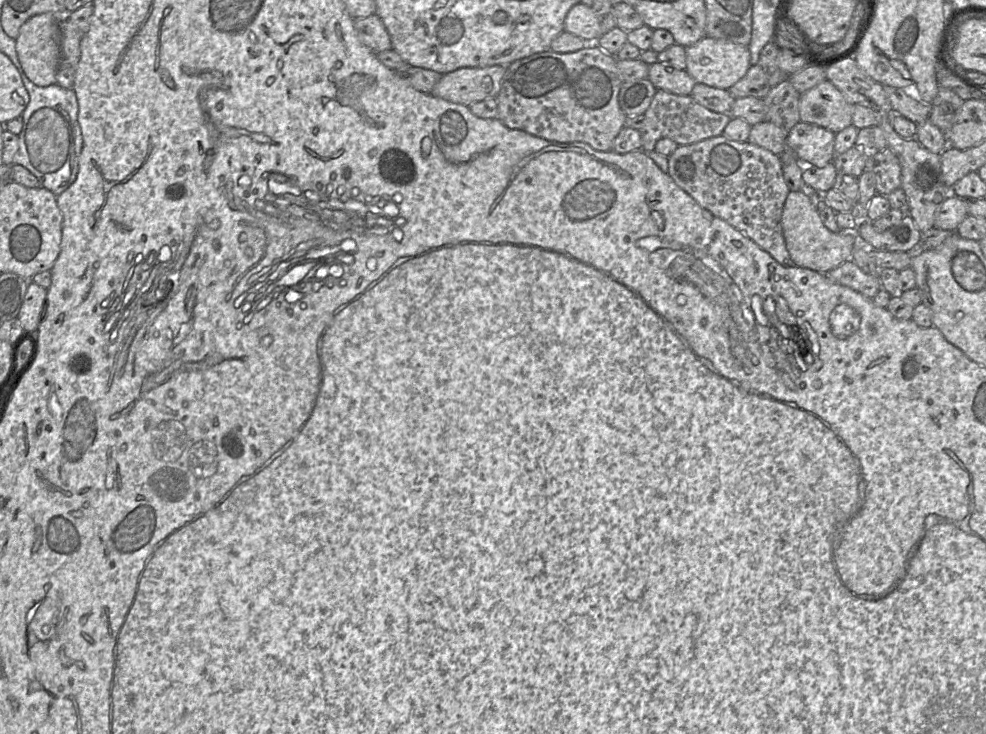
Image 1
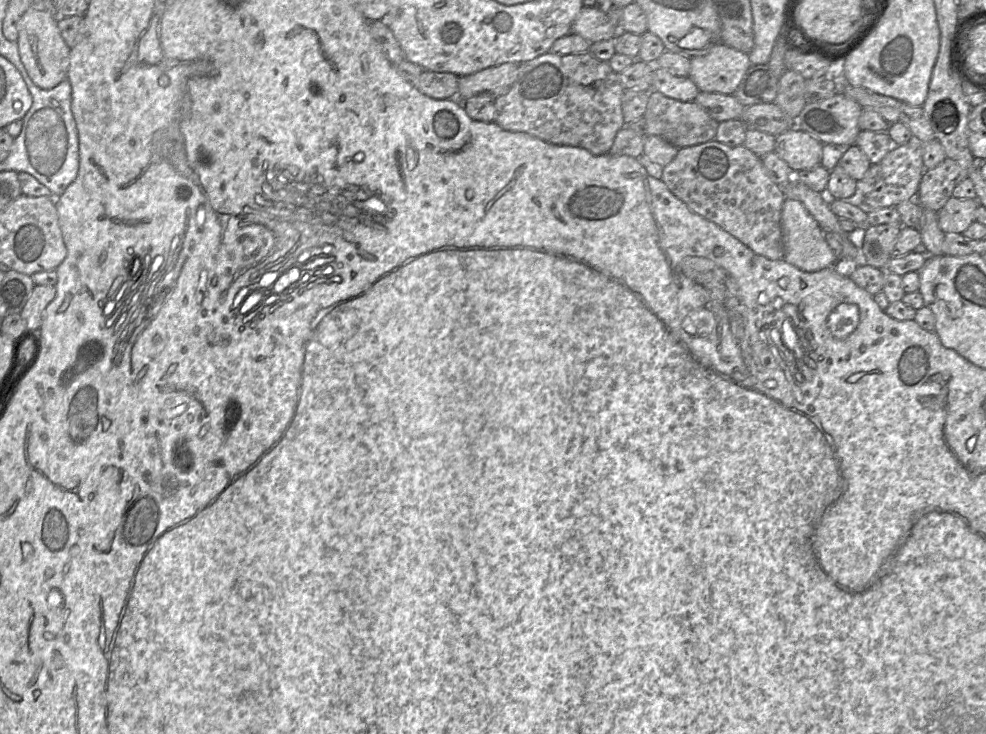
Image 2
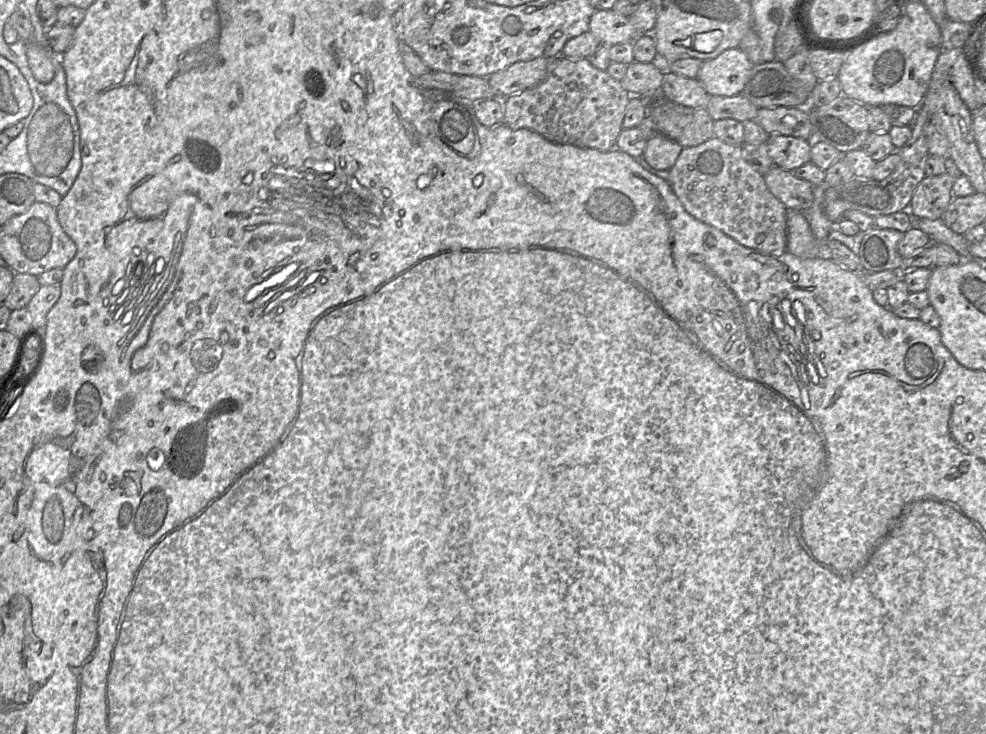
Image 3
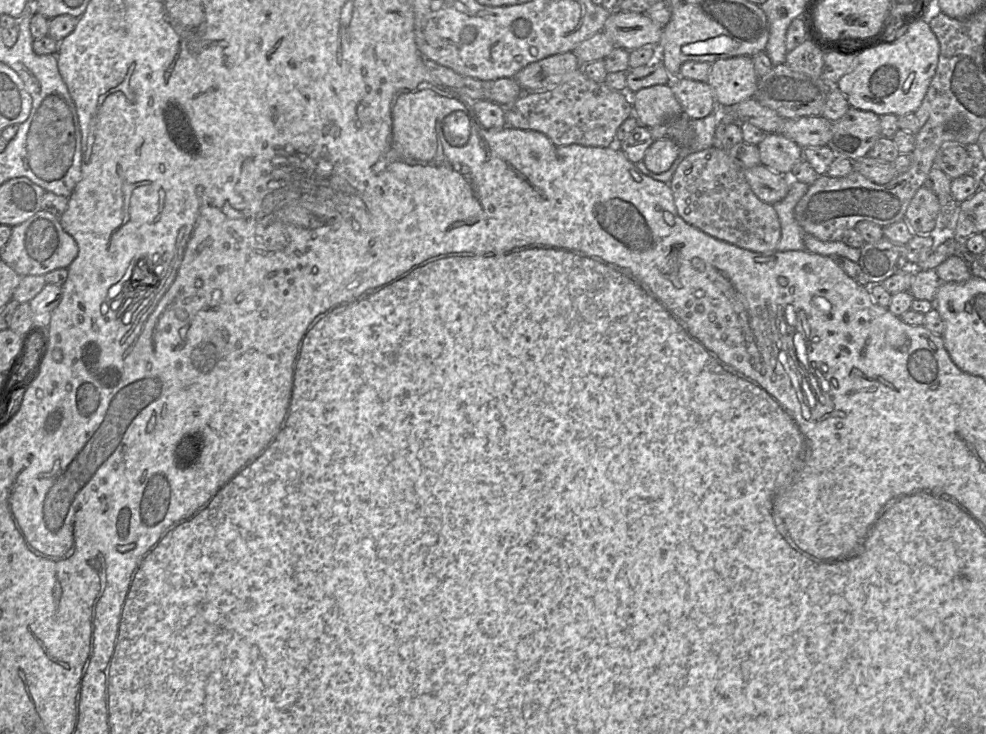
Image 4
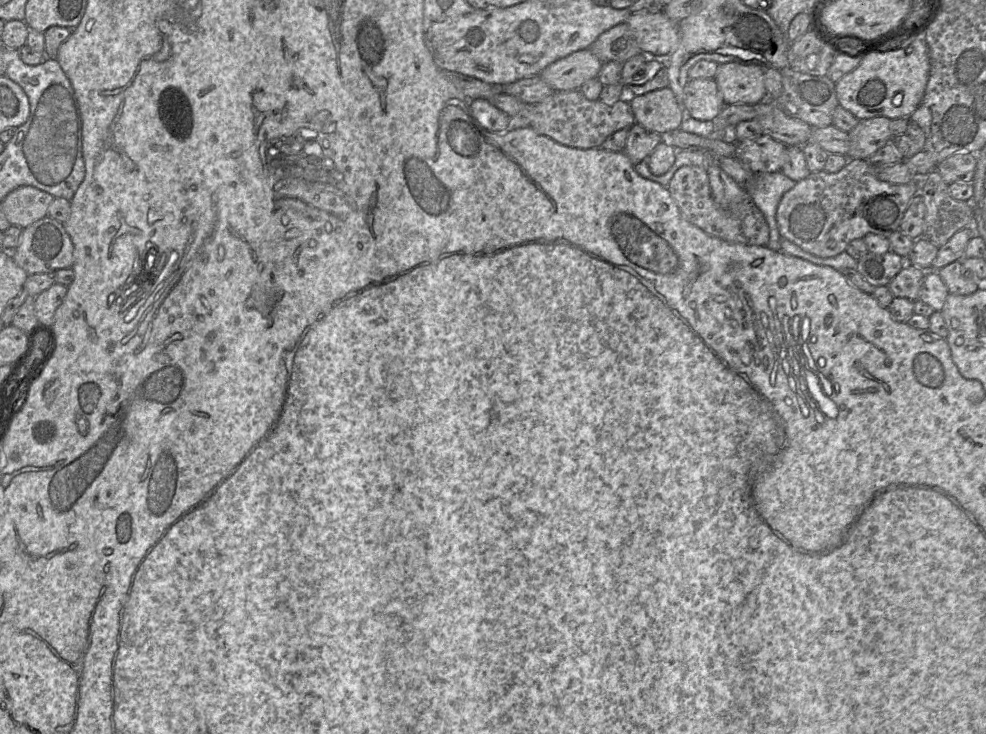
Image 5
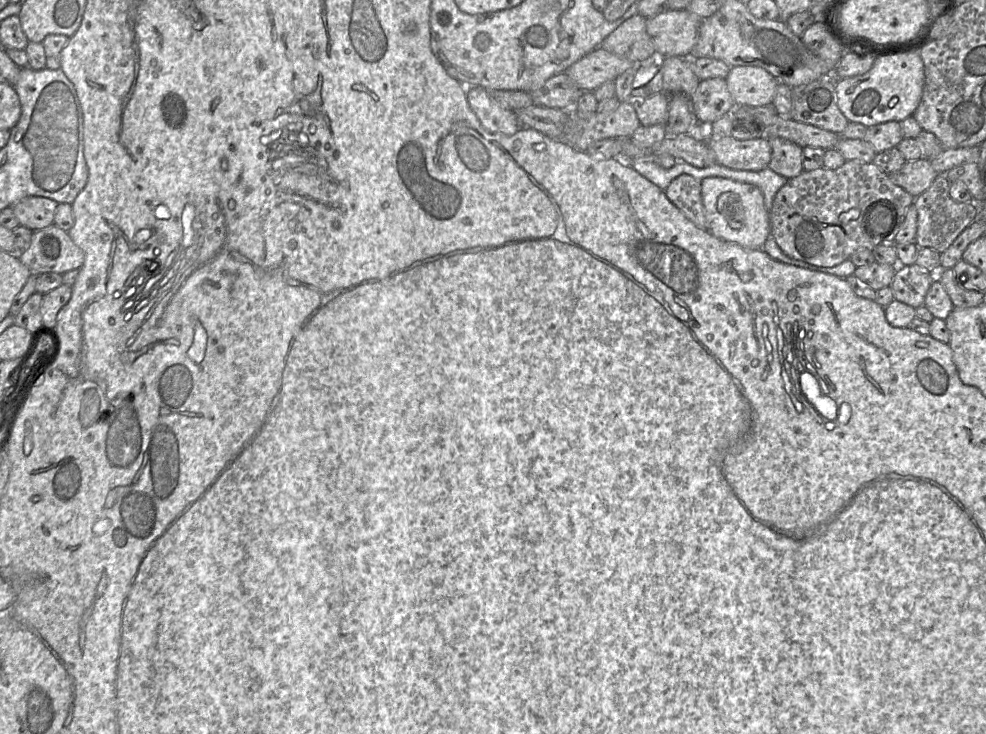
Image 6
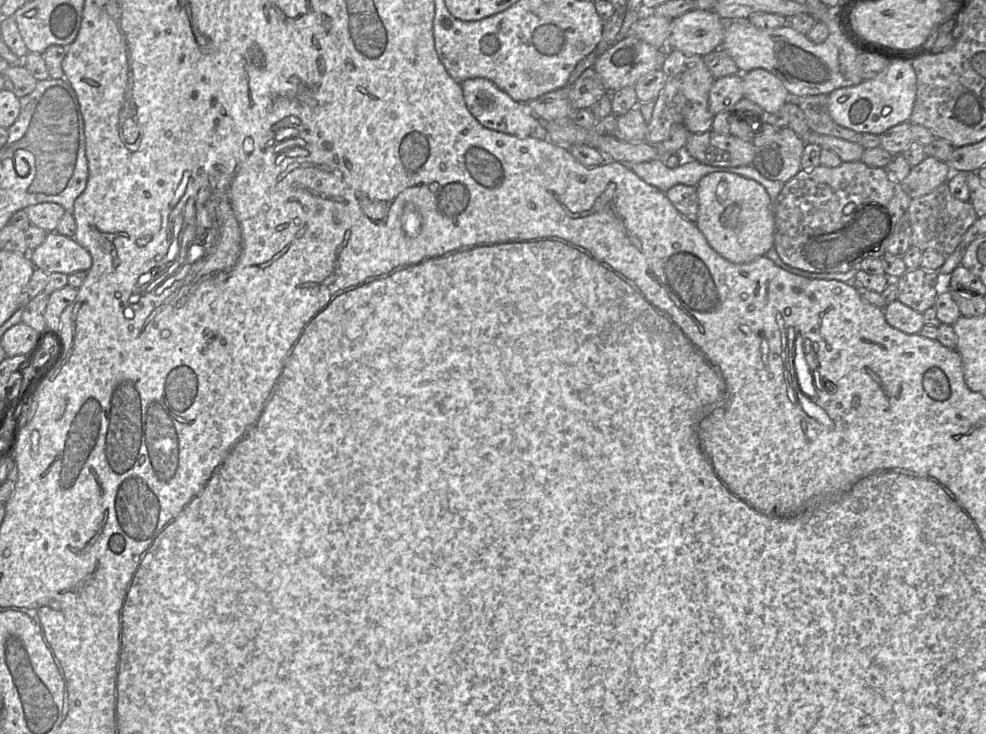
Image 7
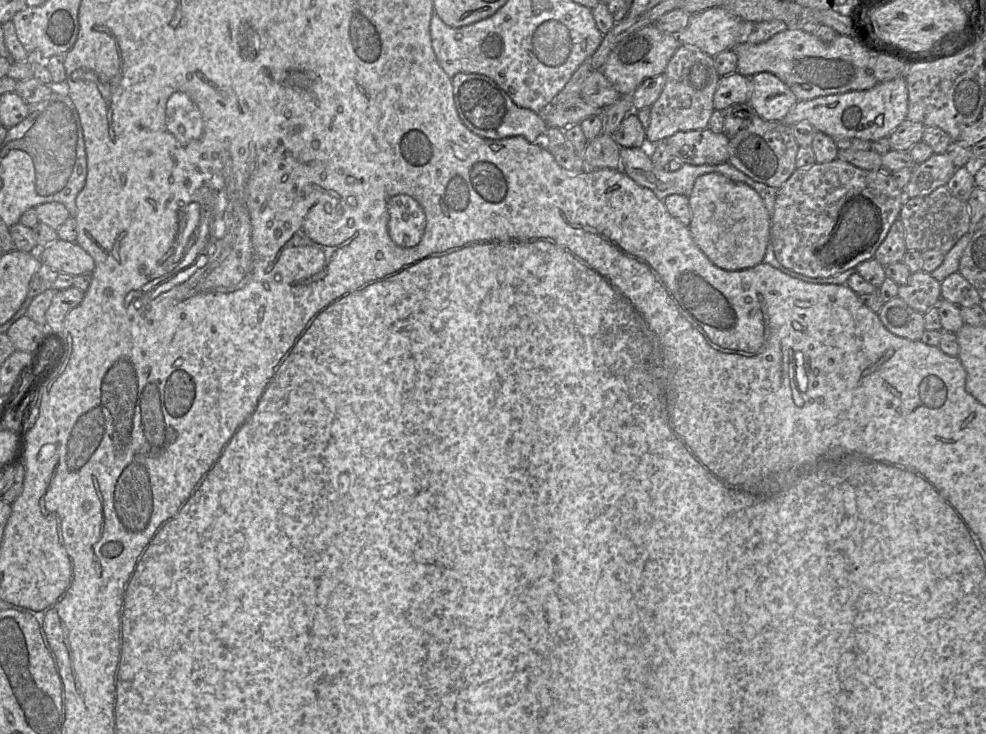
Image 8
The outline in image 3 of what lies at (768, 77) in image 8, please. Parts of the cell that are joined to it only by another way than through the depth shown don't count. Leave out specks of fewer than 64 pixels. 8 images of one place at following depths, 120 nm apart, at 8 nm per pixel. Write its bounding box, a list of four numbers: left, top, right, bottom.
[697,49,752,97]

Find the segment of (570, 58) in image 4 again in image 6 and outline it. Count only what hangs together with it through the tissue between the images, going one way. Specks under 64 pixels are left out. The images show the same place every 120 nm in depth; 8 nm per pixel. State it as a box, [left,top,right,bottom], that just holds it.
[564,47,635,92]

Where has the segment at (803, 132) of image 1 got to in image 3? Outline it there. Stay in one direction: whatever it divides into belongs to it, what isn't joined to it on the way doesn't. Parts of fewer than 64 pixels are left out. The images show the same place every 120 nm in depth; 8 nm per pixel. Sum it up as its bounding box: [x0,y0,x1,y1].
[766,135,813,171]

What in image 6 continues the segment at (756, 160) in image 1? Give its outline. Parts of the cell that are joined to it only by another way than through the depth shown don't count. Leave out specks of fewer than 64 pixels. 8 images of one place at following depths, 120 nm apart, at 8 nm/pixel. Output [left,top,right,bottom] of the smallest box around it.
[666,174,709,231]

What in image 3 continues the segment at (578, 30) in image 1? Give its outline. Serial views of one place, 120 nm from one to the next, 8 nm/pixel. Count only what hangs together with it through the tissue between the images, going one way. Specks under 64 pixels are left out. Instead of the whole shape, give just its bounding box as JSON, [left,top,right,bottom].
[589,9,639,47]

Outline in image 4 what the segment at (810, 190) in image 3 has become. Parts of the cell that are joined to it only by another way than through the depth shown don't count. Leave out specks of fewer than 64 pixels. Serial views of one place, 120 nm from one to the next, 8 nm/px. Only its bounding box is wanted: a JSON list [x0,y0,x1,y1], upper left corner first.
[743,165,791,204]

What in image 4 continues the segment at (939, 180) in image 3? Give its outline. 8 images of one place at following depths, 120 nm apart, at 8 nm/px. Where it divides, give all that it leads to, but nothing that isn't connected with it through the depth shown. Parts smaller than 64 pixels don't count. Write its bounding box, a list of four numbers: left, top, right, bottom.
[903,185,940,235]

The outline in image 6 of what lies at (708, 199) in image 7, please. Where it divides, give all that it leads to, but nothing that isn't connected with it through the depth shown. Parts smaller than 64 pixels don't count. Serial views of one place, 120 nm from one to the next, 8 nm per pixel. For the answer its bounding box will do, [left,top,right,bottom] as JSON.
[701,177,771,249]

